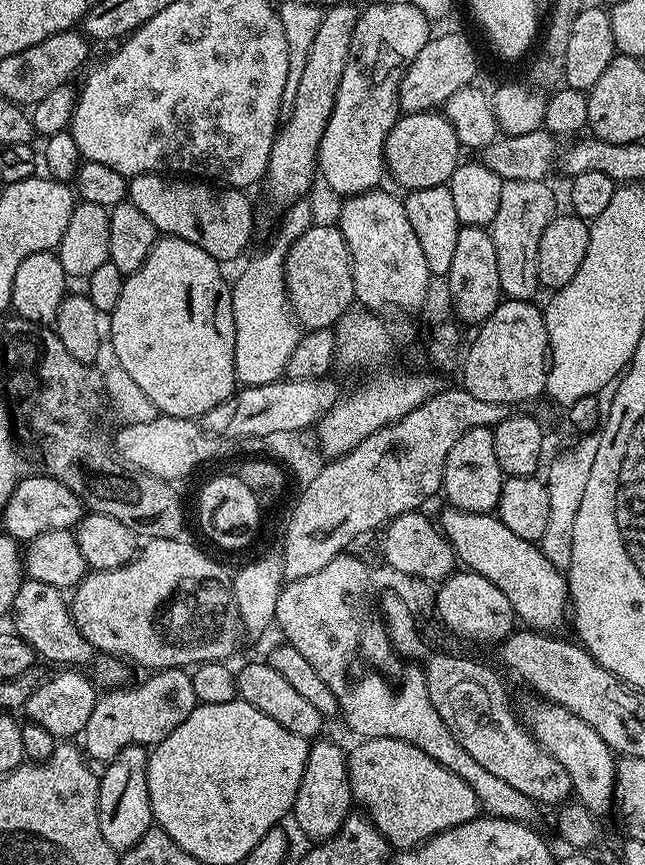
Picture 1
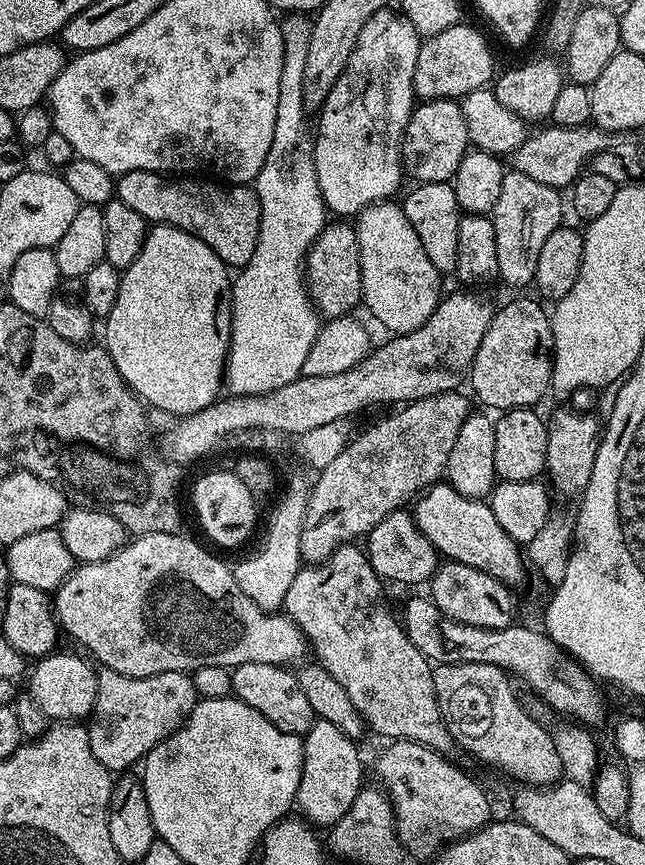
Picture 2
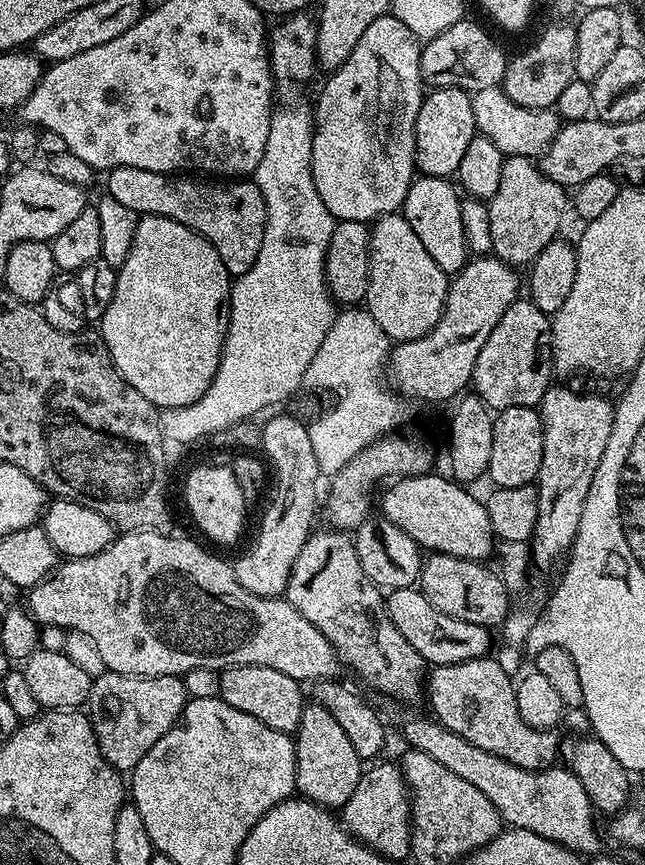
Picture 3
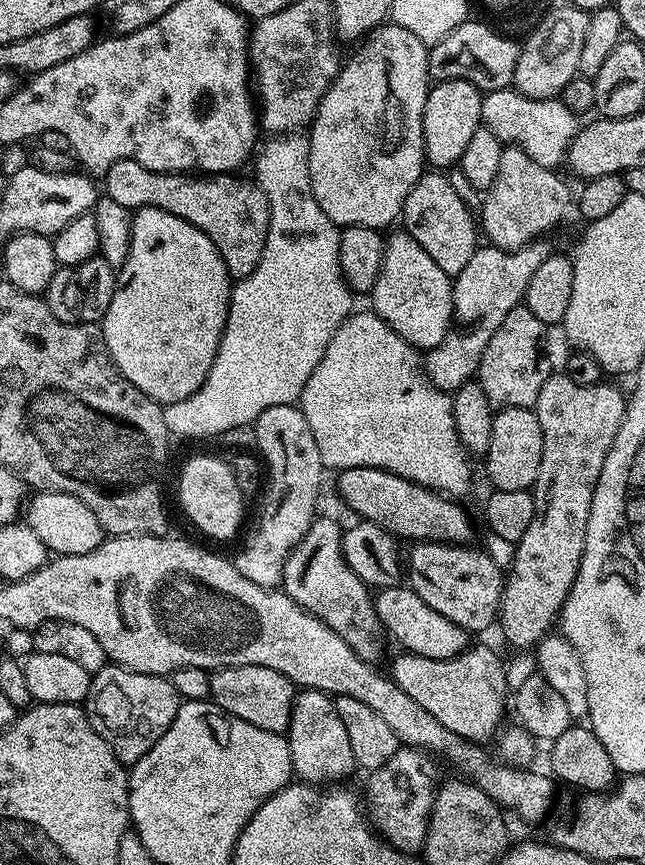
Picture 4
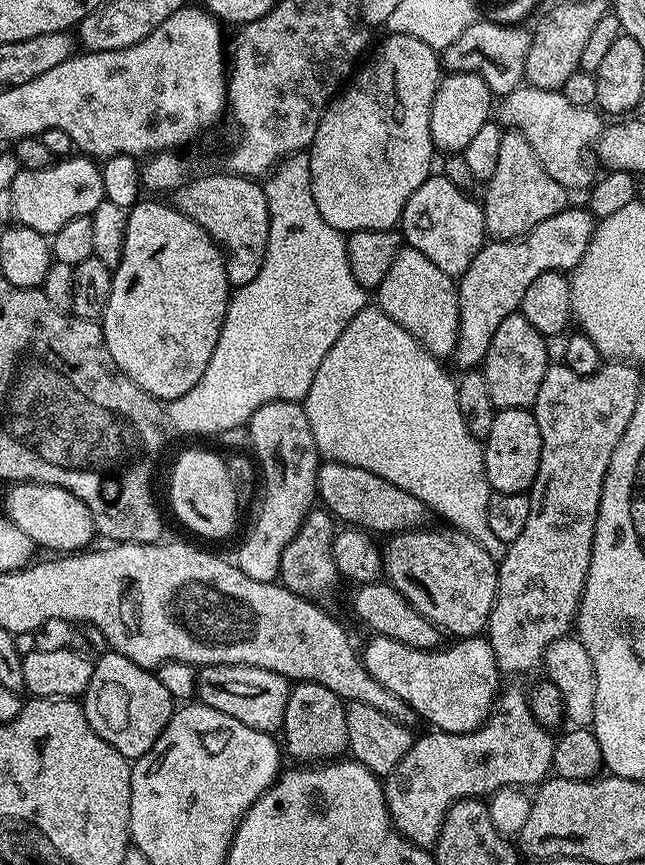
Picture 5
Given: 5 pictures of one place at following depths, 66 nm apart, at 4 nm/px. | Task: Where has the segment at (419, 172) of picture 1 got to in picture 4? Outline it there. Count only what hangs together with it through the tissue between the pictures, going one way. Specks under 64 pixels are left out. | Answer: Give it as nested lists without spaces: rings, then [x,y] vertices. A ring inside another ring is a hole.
[[[441,80],[429,87],[426,110],[422,114],[422,134],[424,135],[424,154],[427,163],[433,169],[448,170],[459,165],[462,150],[466,150],[470,138],[474,138],[474,134],[482,127],[480,115],[482,114],[483,101],[484,97],[480,89],[465,80]]]

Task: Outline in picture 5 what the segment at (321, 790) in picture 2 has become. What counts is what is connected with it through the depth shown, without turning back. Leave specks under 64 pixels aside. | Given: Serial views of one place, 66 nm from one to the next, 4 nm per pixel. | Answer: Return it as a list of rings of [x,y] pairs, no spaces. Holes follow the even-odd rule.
[[[301,680],[293,683],[288,690],[282,744],[287,755],[289,752],[296,762],[327,762],[343,757],[348,752],[345,701],[334,694],[334,690],[326,690],[326,686],[318,682]]]

